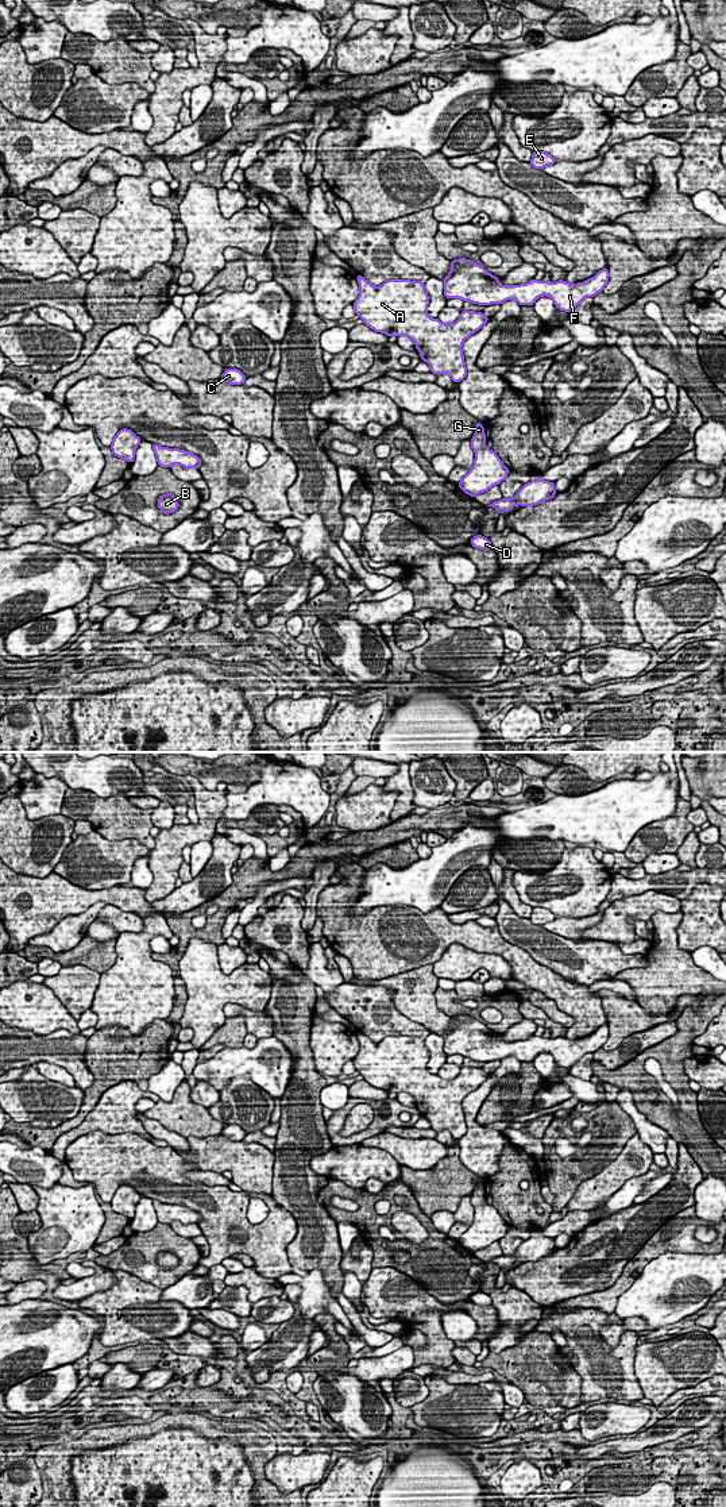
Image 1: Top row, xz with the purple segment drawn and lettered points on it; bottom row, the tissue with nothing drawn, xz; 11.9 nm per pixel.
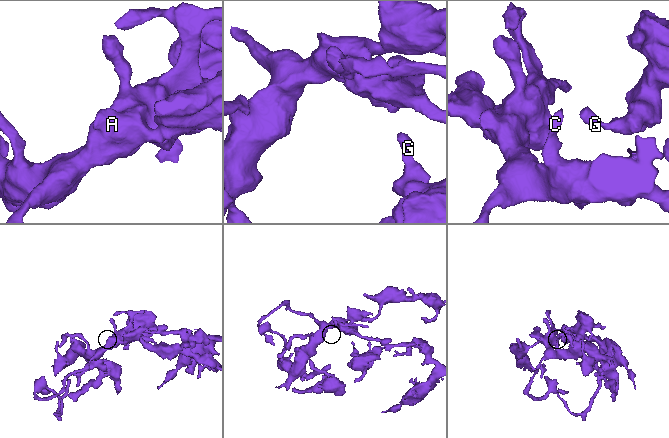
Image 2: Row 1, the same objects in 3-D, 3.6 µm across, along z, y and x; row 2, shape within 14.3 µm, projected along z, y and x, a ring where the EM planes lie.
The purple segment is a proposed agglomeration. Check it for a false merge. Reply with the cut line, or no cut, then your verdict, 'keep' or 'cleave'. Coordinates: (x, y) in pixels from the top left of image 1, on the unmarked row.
no cut | keep

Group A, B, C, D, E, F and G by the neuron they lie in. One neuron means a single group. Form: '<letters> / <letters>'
A B C D E F G

